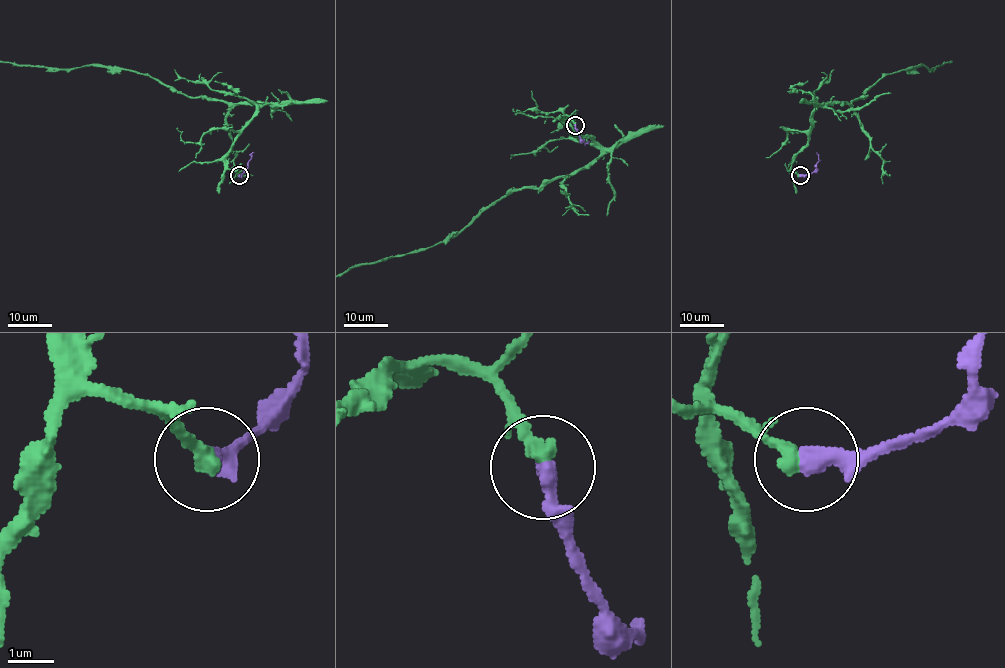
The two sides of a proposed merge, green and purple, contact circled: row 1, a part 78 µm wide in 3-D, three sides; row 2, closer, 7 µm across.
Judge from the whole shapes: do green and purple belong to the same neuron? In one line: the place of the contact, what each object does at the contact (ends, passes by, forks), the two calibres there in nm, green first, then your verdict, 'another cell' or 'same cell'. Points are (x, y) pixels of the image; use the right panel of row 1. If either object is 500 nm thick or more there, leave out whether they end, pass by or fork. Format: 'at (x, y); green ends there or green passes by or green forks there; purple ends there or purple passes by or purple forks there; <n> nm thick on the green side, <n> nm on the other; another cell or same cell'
at (800, 175); green ends there; purple ends there; 340 nm thick on the green side, 400 nm on the other; same cell

